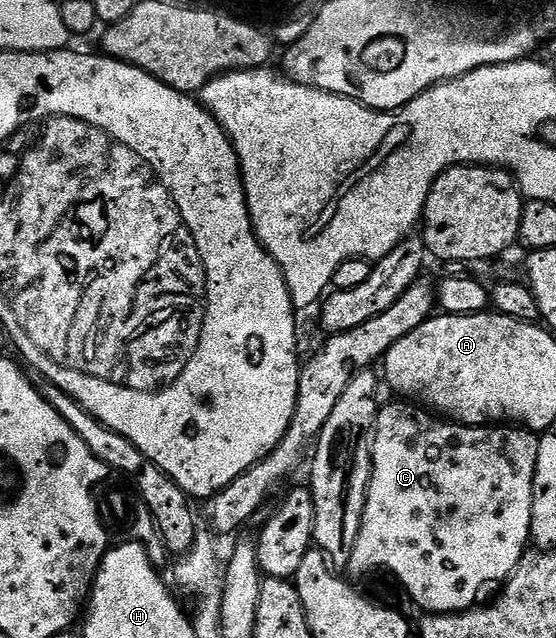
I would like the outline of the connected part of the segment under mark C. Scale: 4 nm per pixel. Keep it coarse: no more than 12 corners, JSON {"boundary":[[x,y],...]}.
{"boundary":[[377,412],[348,573],[459,614],[530,545],[539,438]]}

